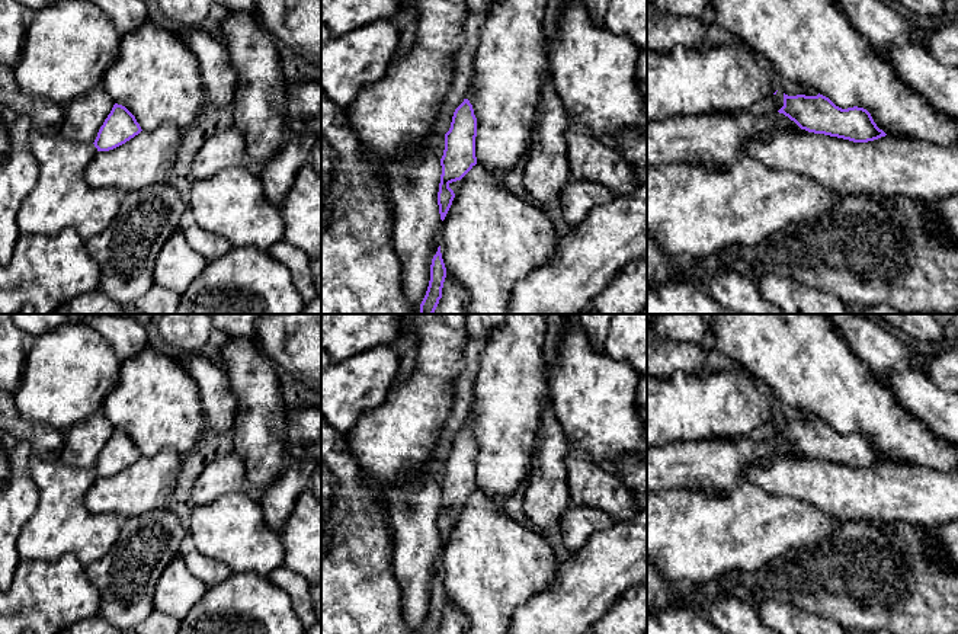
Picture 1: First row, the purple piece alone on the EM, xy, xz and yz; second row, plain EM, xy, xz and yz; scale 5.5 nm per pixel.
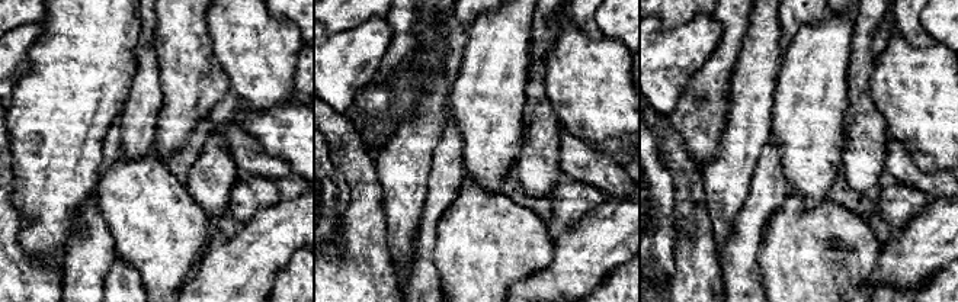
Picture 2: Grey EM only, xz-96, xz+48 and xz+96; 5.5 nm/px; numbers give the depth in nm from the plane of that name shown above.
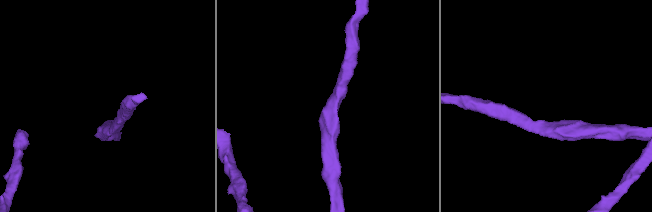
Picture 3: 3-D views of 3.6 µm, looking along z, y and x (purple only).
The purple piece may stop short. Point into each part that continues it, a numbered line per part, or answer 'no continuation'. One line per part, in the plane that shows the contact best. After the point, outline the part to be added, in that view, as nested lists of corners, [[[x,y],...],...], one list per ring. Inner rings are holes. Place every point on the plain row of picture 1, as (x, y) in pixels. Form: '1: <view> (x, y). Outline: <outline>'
1: yz (890, 492). Outline: [[[800,454],[798,457],[776,457],[769,465],[753,462],[746,467],[743,480],[775,497],[801,500],[842,522],[903,521],[935,528],[958,519],[958,467],[938,471],[907,462],[885,461],[868,468],[853,468]]]

